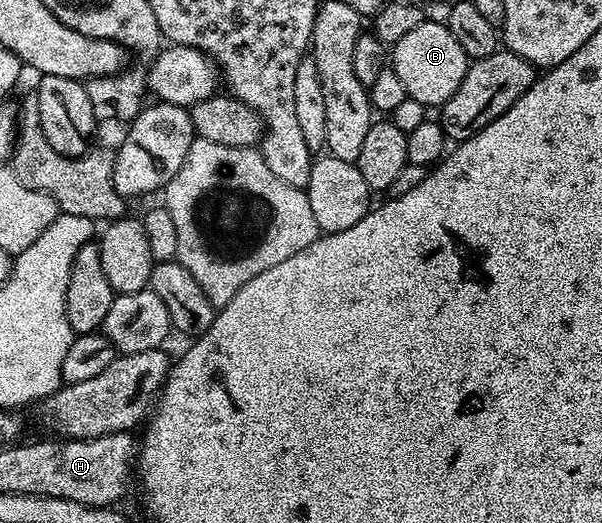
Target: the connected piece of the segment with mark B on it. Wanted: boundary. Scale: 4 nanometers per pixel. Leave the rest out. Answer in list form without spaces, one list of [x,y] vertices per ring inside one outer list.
[[[432,18],[425,19],[390,50],[391,71],[402,78],[408,99],[422,102],[425,106],[443,106],[462,86],[469,67],[470,58],[447,23],[435,24]]]

